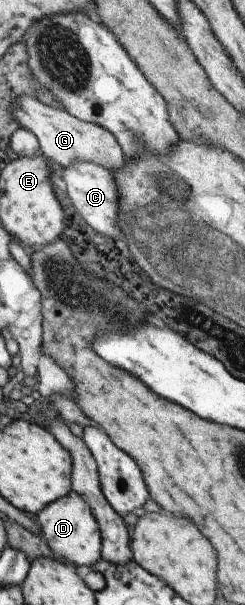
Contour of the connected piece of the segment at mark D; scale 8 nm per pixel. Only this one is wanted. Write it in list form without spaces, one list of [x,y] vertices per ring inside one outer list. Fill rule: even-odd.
[[[70,490],[66,496],[45,506],[36,516],[40,534],[56,557],[76,566],[94,566],[101,558],[102,536],[98,520],[80,494]]]

